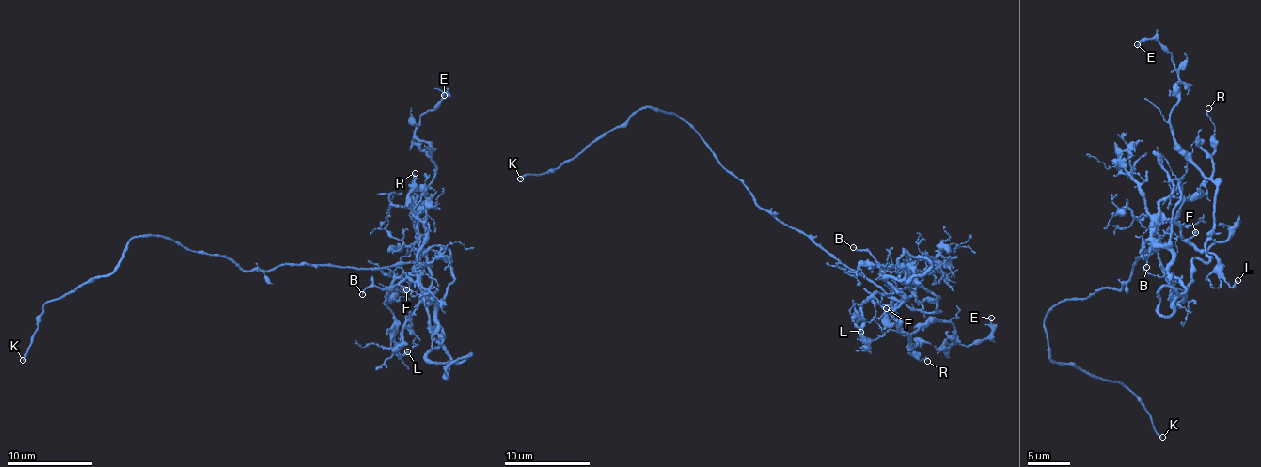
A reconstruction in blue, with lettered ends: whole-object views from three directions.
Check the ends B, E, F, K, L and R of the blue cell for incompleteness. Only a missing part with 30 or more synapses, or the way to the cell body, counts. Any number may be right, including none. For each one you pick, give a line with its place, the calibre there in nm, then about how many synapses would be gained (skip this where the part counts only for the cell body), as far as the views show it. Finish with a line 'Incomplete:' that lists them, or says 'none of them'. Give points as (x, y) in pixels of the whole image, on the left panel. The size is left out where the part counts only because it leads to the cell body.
K: (23, 360) | 190 nm
Incomplete: K

